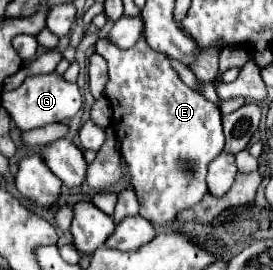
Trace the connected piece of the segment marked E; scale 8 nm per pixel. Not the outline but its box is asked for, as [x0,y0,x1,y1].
[95,37,225,227]

